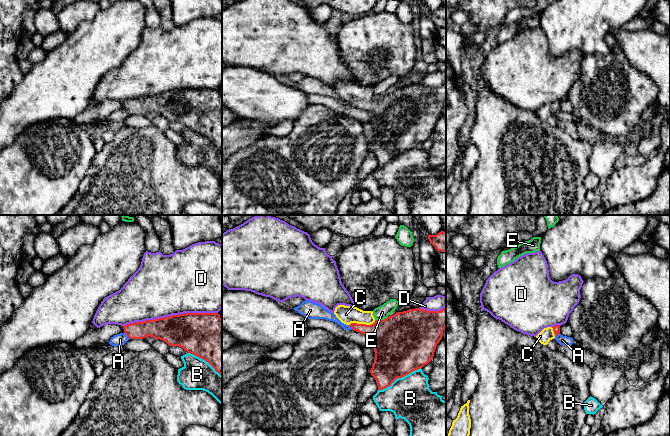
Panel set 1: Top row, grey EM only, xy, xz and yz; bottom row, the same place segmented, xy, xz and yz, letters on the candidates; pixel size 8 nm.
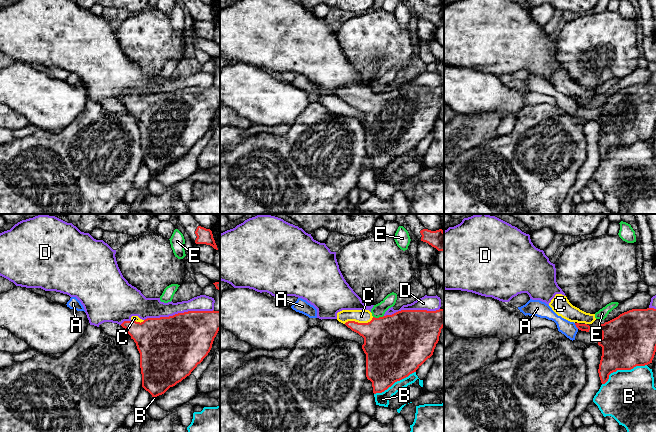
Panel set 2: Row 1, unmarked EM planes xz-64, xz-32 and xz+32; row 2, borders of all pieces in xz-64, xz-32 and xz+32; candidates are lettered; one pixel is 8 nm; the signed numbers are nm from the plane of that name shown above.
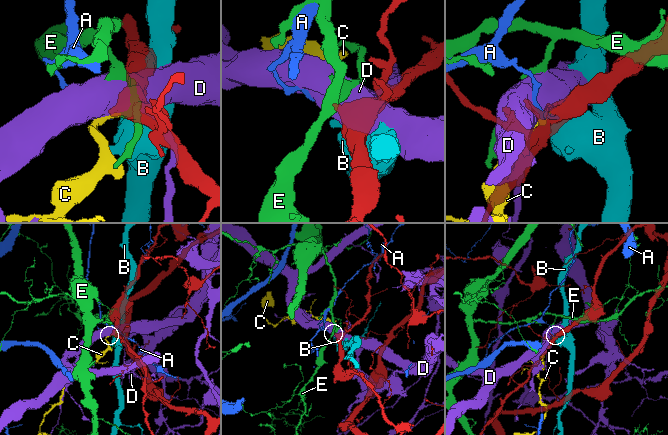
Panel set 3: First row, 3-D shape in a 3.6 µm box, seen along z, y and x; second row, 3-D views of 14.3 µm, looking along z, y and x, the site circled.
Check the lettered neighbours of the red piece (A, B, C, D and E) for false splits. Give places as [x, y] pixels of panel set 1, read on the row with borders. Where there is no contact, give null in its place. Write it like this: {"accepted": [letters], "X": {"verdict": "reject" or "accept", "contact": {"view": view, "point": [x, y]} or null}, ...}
{"accepted": ["C"], "A": {"verdict": "reject", "contact": {"view": "xy", "point": [127, 335]}}, "B": {"verdict": "reject", "contact": {"view": "xz", "point": [399, 377]}}, "C": {"verdict": "accept", "contact": {"view": "xz", "point": [362, 324]}}, "D": {"verdict": "reject", "contact": {"view": "xy", "point": [170, 316]}}, "E": {"verdict": "reject", "contact": {"view": "xz", "point": [381, 320]}}}

